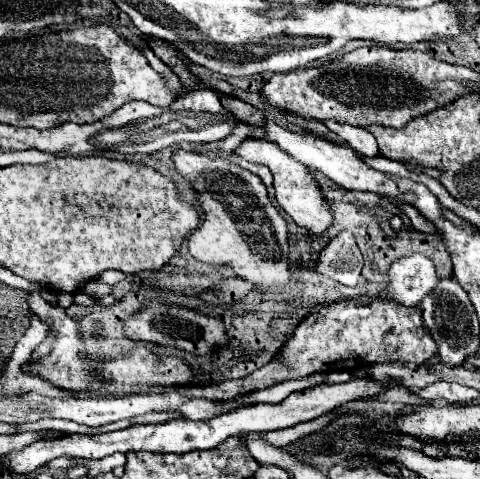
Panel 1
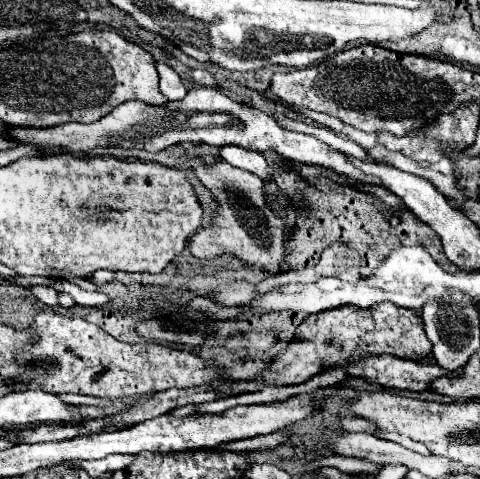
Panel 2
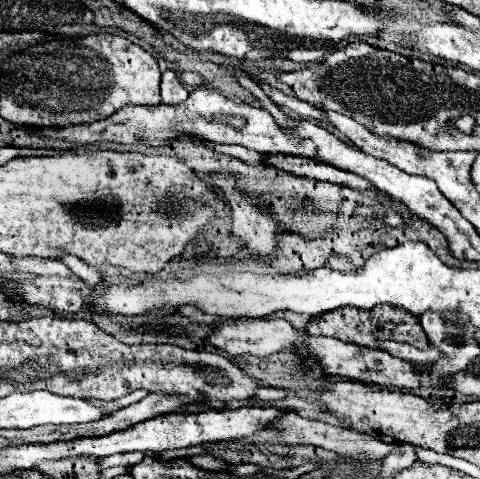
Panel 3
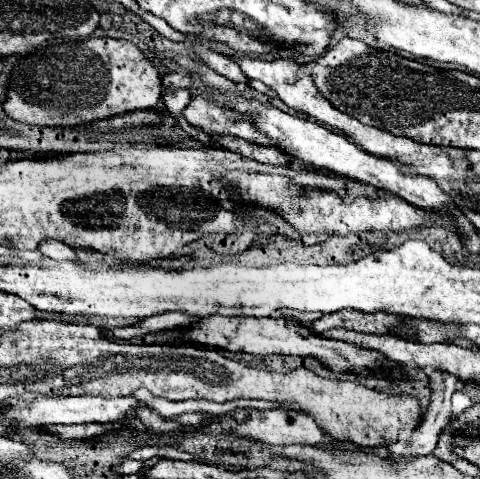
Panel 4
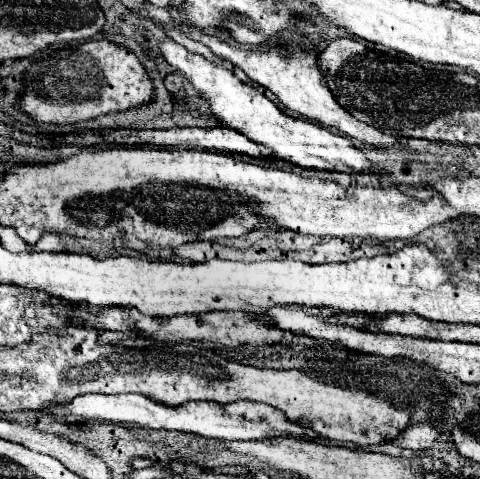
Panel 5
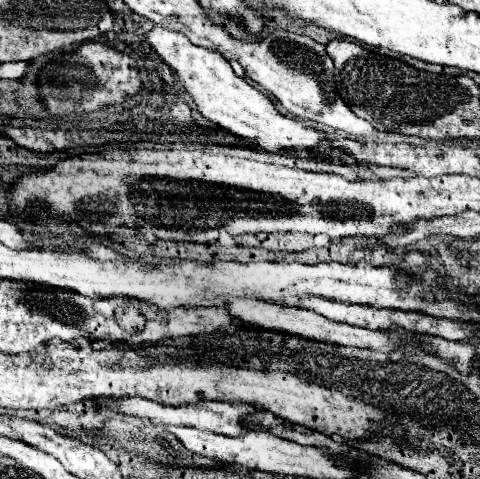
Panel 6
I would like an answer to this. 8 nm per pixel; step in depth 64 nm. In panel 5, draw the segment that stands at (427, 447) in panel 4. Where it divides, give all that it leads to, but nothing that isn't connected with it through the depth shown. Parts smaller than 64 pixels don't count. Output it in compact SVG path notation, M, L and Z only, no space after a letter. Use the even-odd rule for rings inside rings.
M424 422L424 424L412 426L408 432L404 432L404 436L400 440L396 440L396 444L410 448L410 450L426 450L432 446L436 436L438 436L438 428L434 426L434 422Z

